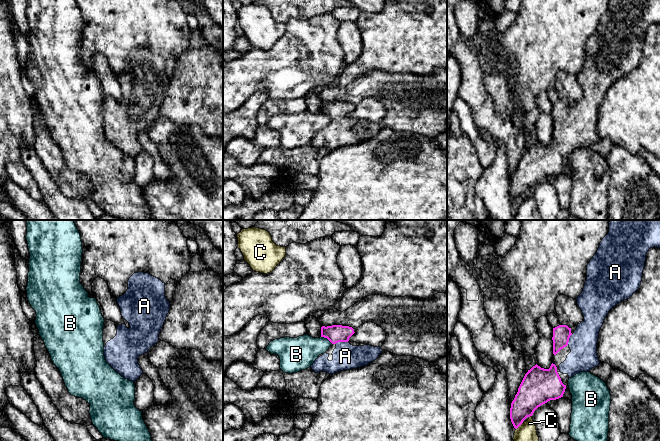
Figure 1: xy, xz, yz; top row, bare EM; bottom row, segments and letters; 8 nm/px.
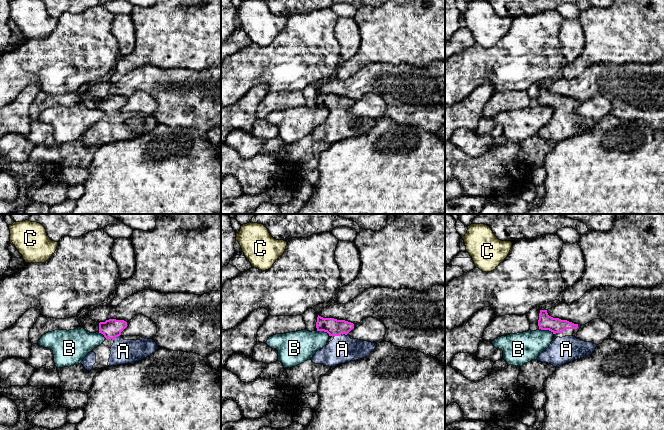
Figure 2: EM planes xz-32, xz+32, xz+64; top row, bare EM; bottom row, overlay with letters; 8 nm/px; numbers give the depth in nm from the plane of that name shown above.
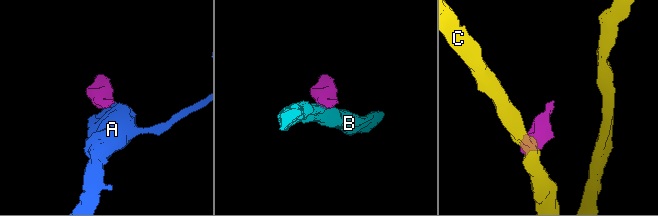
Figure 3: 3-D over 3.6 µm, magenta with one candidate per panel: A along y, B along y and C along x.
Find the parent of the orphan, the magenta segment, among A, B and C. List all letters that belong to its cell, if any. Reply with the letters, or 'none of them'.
A

